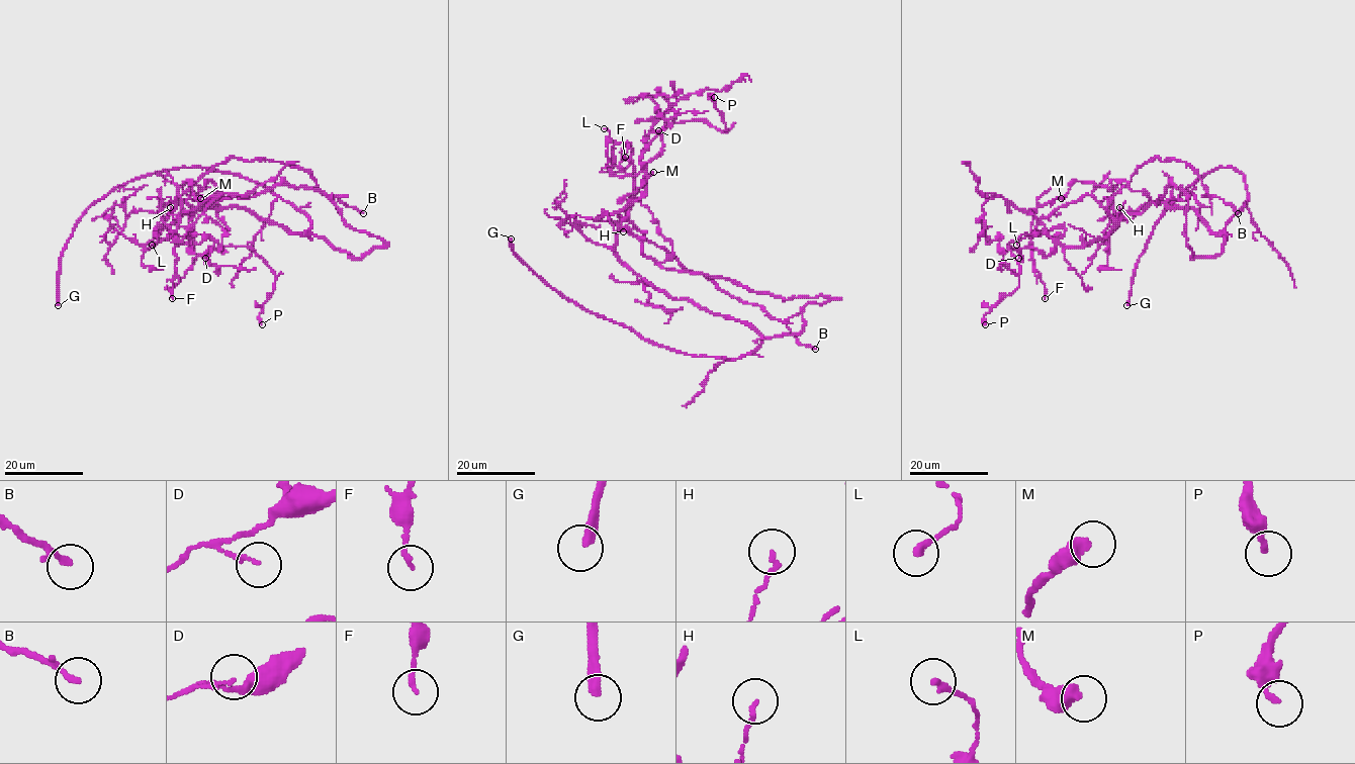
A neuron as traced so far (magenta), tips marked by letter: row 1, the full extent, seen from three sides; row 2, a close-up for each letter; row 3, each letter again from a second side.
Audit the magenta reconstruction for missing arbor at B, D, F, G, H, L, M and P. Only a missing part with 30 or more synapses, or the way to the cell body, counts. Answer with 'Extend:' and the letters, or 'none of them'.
Extend: G

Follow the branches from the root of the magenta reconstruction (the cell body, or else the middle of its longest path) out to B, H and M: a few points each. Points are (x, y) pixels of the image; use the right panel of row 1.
B: (1186, 208), (1146, 203), (1115, 219), (1107, 205), (1140, 166), (1169, 158), (1190, 166), (1238, 213)
H: (1186, 208), (1146, 203), (1132, 218), (1119, 219), (1119, 207)
M: (1186, 208), (1124, 211), (1105, 229), (1107, 245), (1124, 215), (1152, 201), (1119, 180), (1076, 181), (1061, 198)

